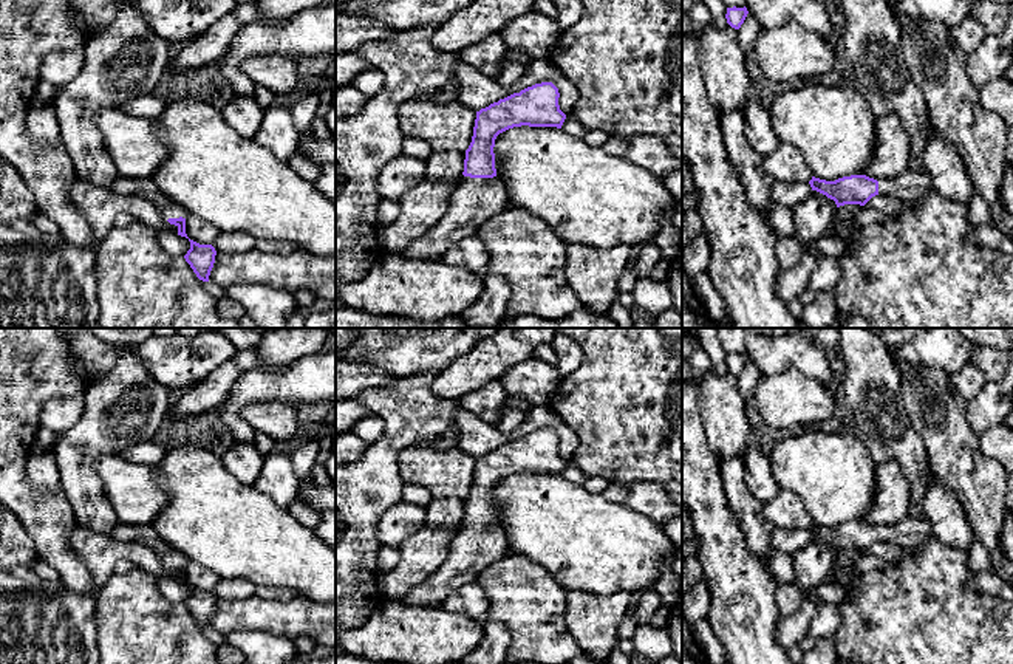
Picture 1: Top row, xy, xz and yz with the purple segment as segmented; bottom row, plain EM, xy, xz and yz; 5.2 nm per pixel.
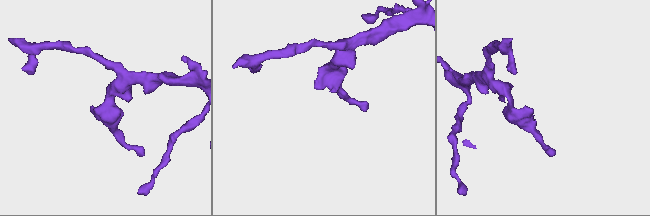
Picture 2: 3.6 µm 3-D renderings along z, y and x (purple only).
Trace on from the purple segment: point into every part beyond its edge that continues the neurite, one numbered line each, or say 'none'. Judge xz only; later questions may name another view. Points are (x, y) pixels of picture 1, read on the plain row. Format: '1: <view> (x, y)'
1: xz (475, 547)

